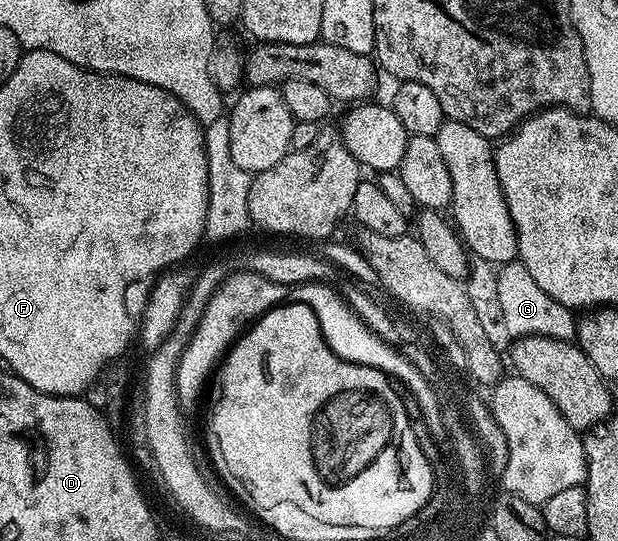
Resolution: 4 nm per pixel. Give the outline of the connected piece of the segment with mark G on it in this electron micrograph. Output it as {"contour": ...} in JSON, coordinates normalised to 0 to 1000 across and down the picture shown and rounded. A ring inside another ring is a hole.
{"contour":[[[833,479],[807,495],[804,530],[819,603],[832,627],[869,621],[919,630],[934,621],[935,590],[927,573],[916,571],[883,538],[875,536],[843,482]]]}

